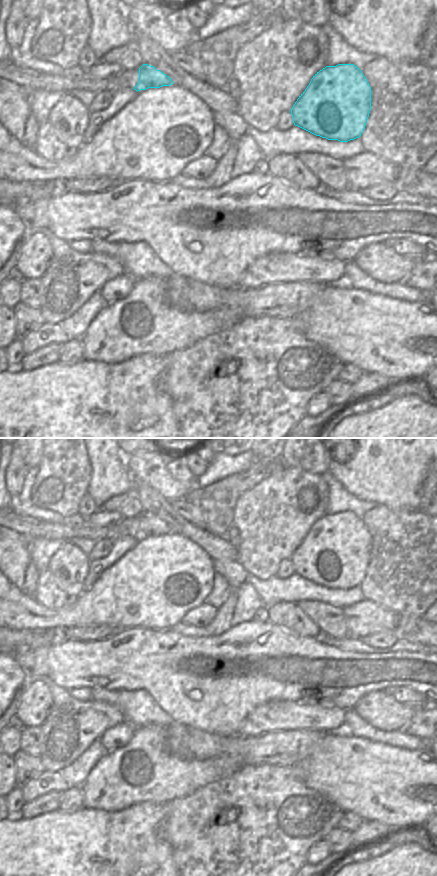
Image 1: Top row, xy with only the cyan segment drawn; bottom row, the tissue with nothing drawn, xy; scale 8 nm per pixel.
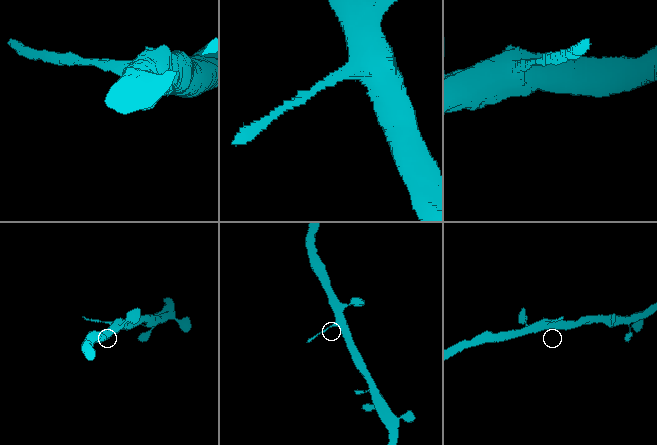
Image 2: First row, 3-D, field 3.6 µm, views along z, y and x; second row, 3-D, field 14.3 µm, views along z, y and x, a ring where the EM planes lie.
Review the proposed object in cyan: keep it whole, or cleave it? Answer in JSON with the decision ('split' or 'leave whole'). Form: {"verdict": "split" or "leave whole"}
{"verdict": "split"}

